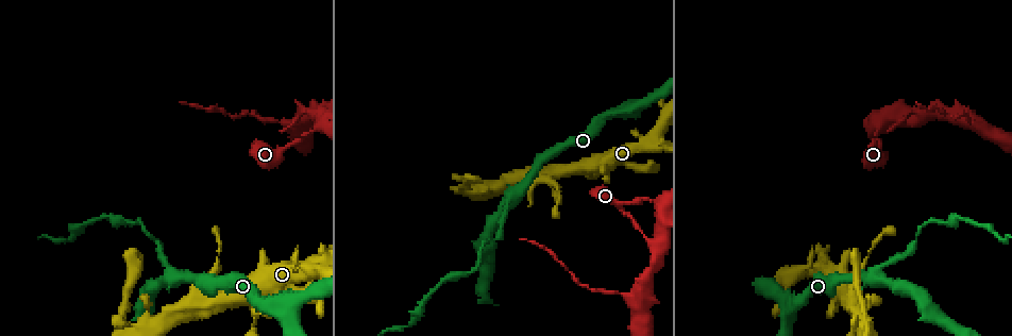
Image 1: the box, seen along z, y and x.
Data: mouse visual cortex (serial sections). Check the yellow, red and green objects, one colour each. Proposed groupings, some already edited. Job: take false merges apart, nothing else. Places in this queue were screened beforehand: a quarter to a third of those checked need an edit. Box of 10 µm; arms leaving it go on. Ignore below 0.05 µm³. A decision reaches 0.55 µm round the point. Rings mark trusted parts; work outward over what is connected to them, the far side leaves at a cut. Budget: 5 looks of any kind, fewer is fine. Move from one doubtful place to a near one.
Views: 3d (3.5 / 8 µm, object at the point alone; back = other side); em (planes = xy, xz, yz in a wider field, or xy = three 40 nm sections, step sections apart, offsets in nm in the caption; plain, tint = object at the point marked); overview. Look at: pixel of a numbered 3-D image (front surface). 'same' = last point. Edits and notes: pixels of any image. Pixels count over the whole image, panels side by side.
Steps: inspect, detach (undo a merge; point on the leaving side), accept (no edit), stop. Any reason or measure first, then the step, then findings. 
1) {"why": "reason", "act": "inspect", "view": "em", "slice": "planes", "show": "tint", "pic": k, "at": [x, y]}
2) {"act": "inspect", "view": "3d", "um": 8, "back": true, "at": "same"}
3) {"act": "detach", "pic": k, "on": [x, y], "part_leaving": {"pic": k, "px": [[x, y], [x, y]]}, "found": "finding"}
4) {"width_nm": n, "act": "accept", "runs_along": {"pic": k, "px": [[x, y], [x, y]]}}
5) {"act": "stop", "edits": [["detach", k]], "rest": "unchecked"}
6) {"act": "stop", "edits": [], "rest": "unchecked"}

{"why": "calibre changes", "act": "inspect", "view": "em", "slice": "xy", "step": 1, "show": "tint", "pic": 1, "at": [647, 199]}

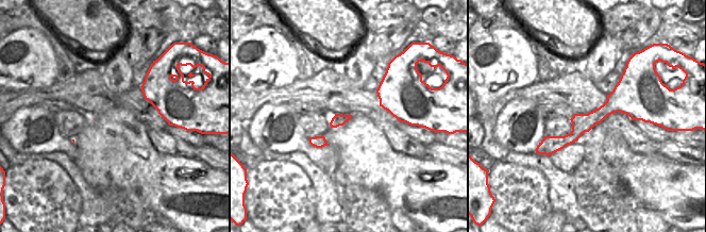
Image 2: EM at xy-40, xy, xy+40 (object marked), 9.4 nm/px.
{"why": "wider look", "act": "inspect", "view": "3d", "um": 3.5, "back": true, "at": "same"}

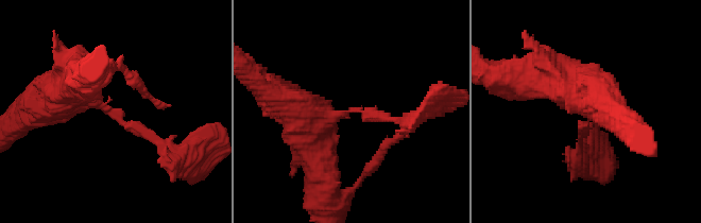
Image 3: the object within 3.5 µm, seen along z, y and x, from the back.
{"act": "accept", "found": "all the same cell"}

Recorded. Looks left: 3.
{"why": "arms part here", "act": "inspect", "view": "3d", "um": 3.5, "back": true, "pic": 1, "at": [974, 122]}

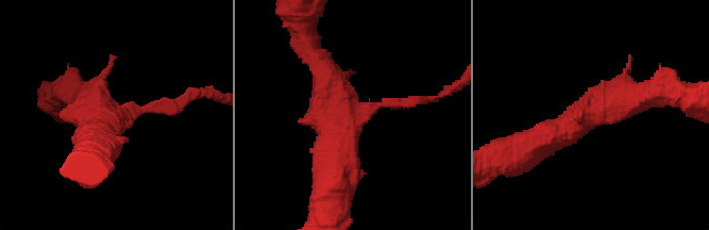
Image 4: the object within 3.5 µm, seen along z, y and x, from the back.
{"why": "now the EM", "act": "inspect", "view": "em", "slice": "xy", "step": 5, "show": "tint", "pic": 4, "at": [104, 113]}

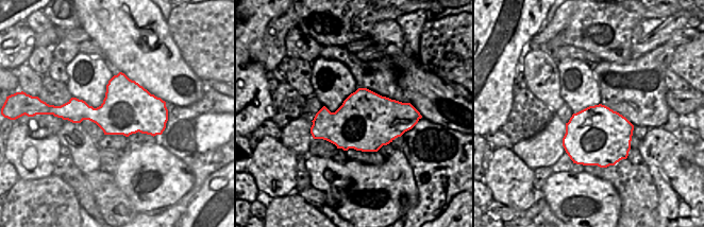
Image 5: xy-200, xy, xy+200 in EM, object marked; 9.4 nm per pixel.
{"act": "detach", "pic": 4, "on": [176, 105], "part_leaving": {"pic": 4, "px": [[137, 110], [215, 93]]}, "found": "a second cell is stuck on"}

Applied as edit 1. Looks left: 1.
{"act": "stop", "edits": [["detach", 4]], "rest": "unchecked"}

